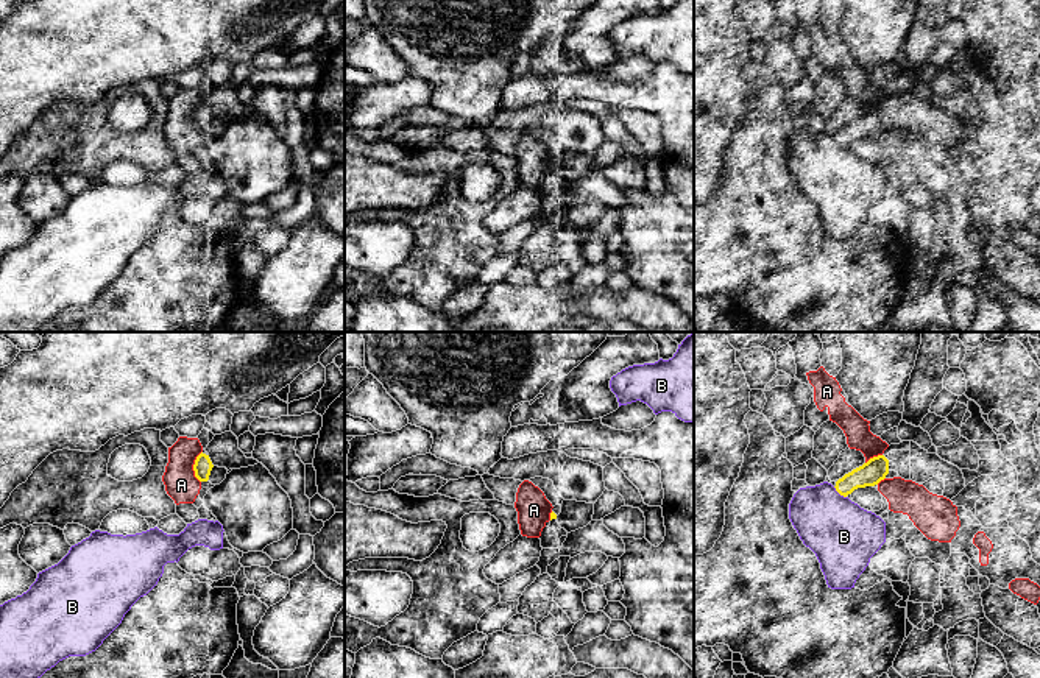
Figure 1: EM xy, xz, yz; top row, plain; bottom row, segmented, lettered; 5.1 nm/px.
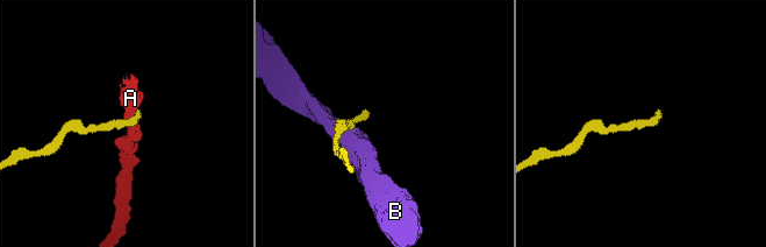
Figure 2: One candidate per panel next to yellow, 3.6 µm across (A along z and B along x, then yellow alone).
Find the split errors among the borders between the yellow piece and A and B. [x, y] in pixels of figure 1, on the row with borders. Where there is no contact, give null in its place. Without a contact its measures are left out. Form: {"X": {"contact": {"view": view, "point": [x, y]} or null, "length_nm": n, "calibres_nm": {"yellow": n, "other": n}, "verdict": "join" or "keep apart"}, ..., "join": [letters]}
{"A": {"contact": {"view": "xy", "point": [194, 466]}, "length_nm": 170, "calibres_nm": {"yellow": 90, "other": 170}, "verdict": "keep apart"}, "B": {"contact": {"view": "yz", "point": [839, 493]}, "length_nm": 90, "calibres_nm": {"yellow": 120, "other": 360}, "verdict": "keep apart"}, "join": []}

